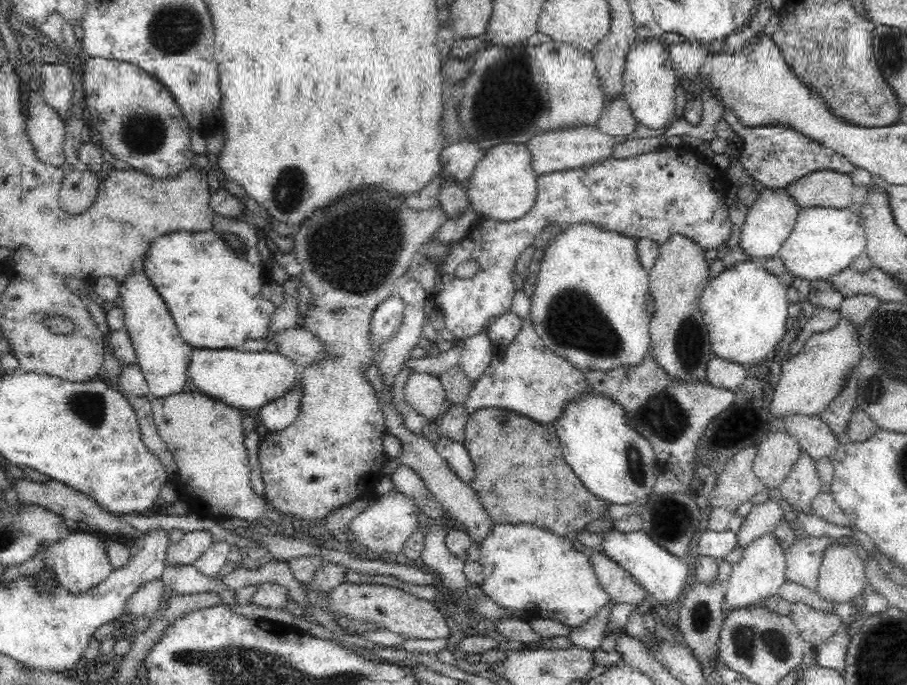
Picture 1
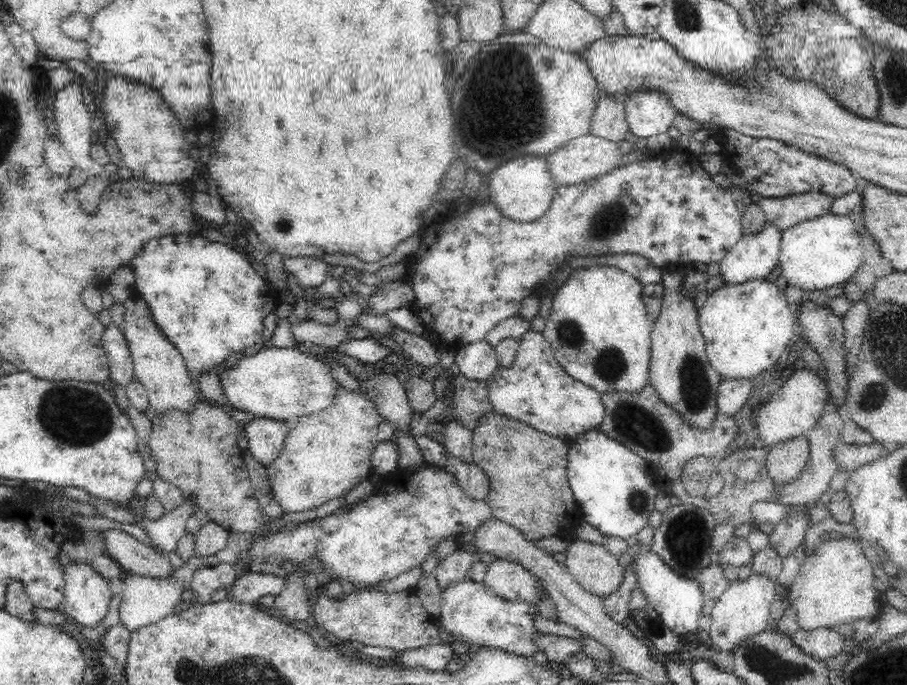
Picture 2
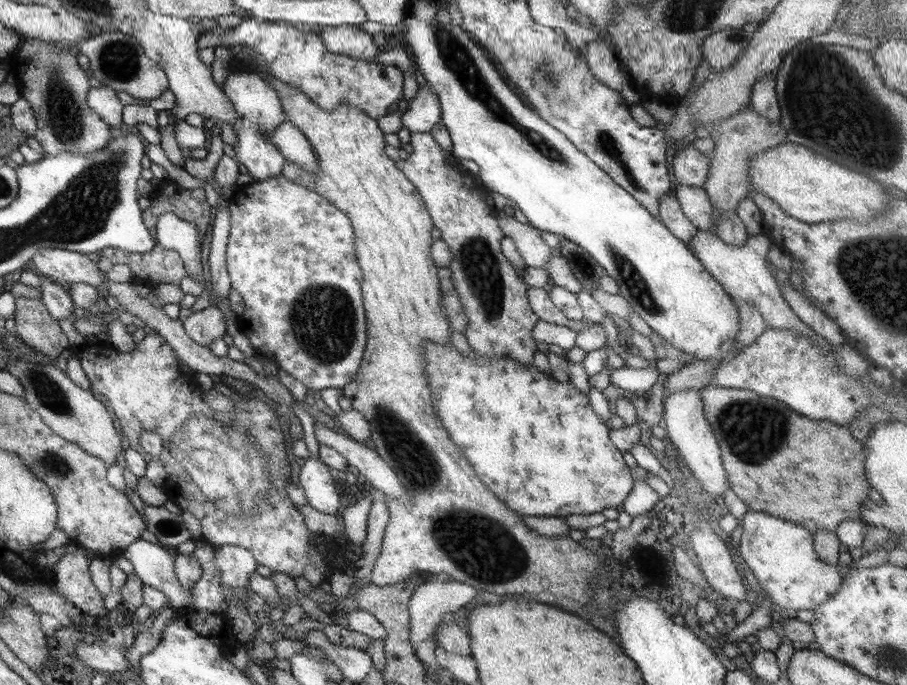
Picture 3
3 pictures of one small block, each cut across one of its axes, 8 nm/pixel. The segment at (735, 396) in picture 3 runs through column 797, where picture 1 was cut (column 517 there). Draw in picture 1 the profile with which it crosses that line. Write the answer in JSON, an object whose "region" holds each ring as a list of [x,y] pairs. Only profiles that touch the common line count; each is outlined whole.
{"region":[[[479,408],[469,414],[467,424],[465,425],[464,444],[475,467],[474,480],[469,484],[475,491],[475,494],[479,497],[484,509],[490,513],[490,517],[494,519],[496,524],[527,524],[528,526],[535,526],[536,528],[547,530],[552,534],[556,534],[556,536],[571,538],[573,535],[580,533],[582,528],[585,528],[586,524],[600,518],[600,516],[602,516],[602,514],[604,514],[610,507],[610,505],[606,505],[604,501],[598,501],[598,499],[592,497],[578,477],[576,477],[576,475],[572,473],[572,470],[566,466],[566,462],[564,462],[564,458],[562,458],[562,454],[560,454],[560,444],[558,444],[558,436],[554,425],[538,425],[538,423],[534,423],[533,420],[524,418],[522,415],[516,414],[511,410],[504,410],[501,408]]]}

